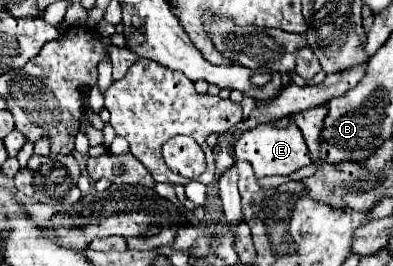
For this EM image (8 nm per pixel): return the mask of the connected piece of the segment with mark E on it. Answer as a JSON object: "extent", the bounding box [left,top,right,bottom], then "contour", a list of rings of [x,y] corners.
{"extent":[235,120,311,176],"contour":[[[289,120],[287,126],[277,126],[277,124],[259,124],[253,130],[247,130],[239,136],[235,142],[235,156],[239,160],[251,162],[255,176],[289,176],[295,170],[303,168],[305,164],[311,164],[311,156],[307,150],[307,144],[299,132],[299,128]]]}

